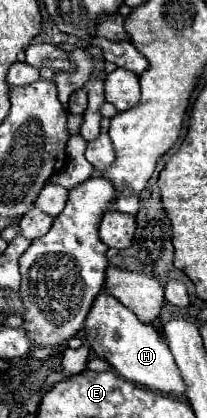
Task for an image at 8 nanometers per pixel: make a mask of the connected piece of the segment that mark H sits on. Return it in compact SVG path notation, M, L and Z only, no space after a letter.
M105 289L95 297L95 303L91 305L85 321L85 339L101 359L105 359L121 377L129 379L131 383L159 393L179 397L185 395L185 383L177 371L167 343L159 339L159 333L151 325L143 325L123 303L105 293Z

